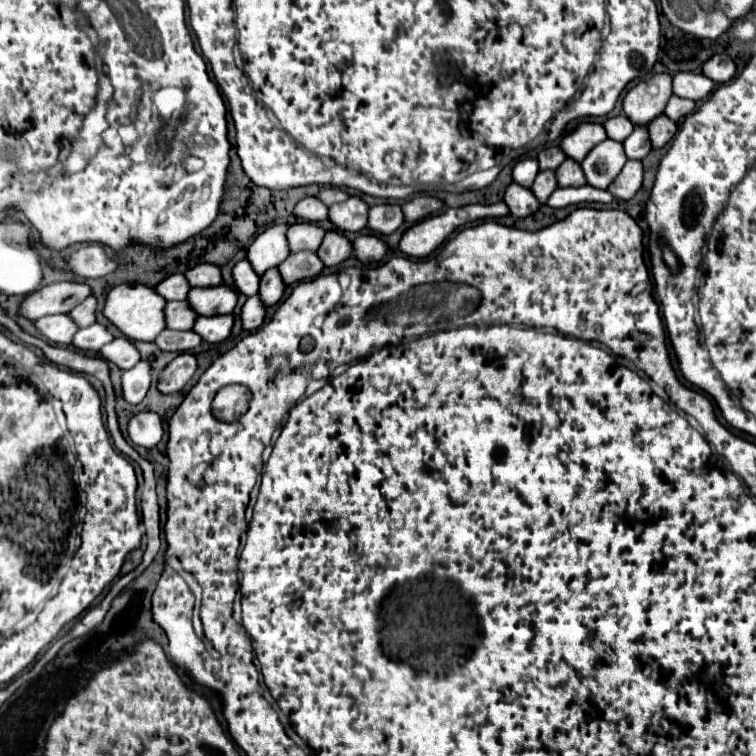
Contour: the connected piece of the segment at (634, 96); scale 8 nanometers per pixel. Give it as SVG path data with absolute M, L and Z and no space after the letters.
M655 73L651 79L631 87L623 99L623 113L637 125L649 125L665 109L665 103L673 95L673 77L669 73Z

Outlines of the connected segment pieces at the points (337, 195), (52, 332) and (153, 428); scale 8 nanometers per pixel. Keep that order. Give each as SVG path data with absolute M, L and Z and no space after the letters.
M325 187L319 195L317 195L325 205L333 205L333 203L341 203L345 199L349 199L349 195L343 191L343 189L337 189L337 187Z
M47 315L35 321L37 329L43 333L43 337L57 345L69 345L73 341L75 331L79 329L69 315Z
M145 411L145 413L137 413L131 421L129 421L129 439L135 445L153 449L159 445L159 441L163 439L163 425L161 425L161 417L157 413Z

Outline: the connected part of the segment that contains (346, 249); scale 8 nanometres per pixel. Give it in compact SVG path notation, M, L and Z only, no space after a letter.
M327 231L321 247L317 249L317 255L321 257L321 261L331 267L331 265L339 265L341 261L349 259L353 253L351 241L339 233L339 231Z

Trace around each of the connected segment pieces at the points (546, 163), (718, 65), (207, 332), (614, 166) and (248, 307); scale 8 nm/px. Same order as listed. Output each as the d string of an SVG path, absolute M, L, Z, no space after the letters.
M551 145L551 147L545 147L543 151L539 151L537 161L539 161L541 169L557 169L565 157L567 155L559 149L559 145Z
M713 55L705 65L703 65L703 73L713 79L715 83L727 83L733 79L737 67L733 63L733 59L729 55Z
M213 315L213 317L199 317L193 331L199 333L209 343L221 343L231 335L233 329L233 315Z
M605 139L583 159L581 167L585 171L587 183L597 189L607 189L613 179L621 173L625 165L625 149L613 139Z
M253 295L245 301L243 311L241 311L241 319L243 319L243 329L247 329L247 331L255 331L263 325L263 321L265 321L265 303L261 303L259 295Z

